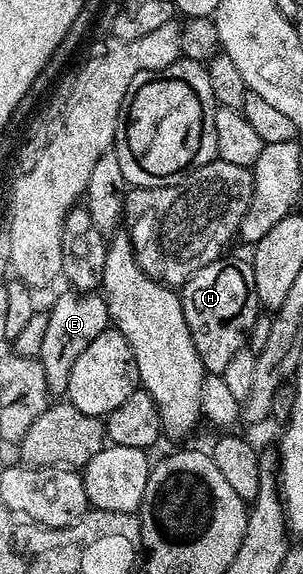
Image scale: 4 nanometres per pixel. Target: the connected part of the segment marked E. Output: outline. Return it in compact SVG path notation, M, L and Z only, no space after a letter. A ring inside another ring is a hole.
M65 290L65 293L48 309L47 330L44 331L42 350L39 355L43 374L47 380L50 393L68 393L71 366L75 366L75 358L91 346L94 338L107 327L110 327L109 311L104 295L97 292L75 292Z

